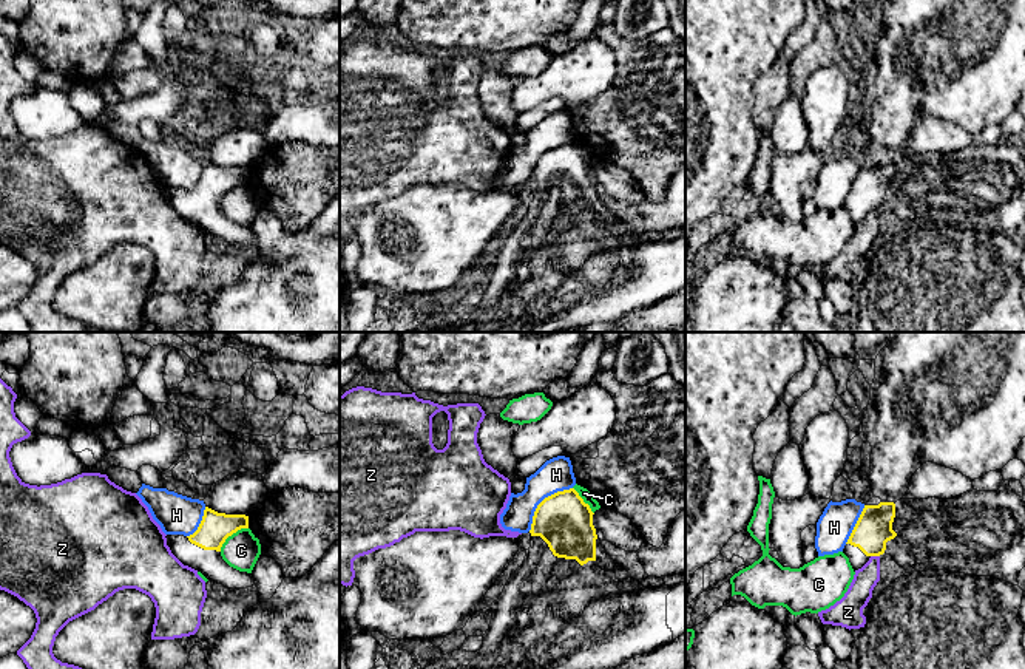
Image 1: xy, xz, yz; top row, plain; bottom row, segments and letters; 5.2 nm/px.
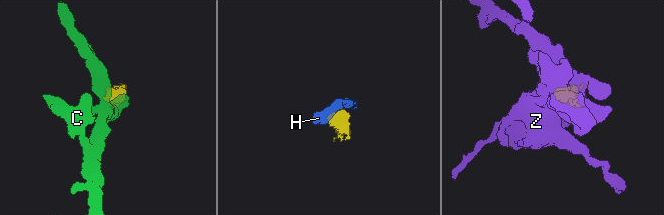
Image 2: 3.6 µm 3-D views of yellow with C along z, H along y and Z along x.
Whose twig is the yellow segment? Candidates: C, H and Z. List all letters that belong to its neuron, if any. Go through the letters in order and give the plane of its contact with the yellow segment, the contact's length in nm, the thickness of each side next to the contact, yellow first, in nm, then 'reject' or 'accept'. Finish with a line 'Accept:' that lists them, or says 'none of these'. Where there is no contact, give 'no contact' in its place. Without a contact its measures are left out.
C: meets yellow in xy; contact 200 nm long; 160 nm thick on the yellow side, 190 nm on the other; reject
H: meets yellow in xz; contact 320 nm long; 300 nm thick on the yellow side, 180 nm on the other; reject
Z: meets yellow in yz; contact 50 nm long; 190 nm thick on the yellow side, 130 nm on the other; reject
Accept: none of these

